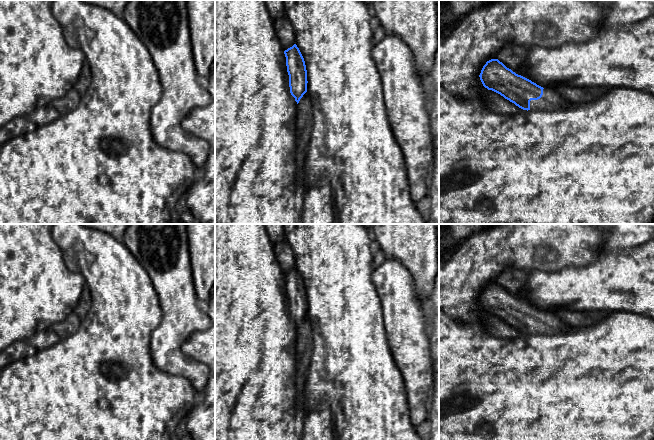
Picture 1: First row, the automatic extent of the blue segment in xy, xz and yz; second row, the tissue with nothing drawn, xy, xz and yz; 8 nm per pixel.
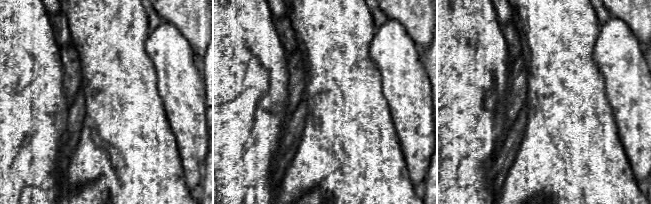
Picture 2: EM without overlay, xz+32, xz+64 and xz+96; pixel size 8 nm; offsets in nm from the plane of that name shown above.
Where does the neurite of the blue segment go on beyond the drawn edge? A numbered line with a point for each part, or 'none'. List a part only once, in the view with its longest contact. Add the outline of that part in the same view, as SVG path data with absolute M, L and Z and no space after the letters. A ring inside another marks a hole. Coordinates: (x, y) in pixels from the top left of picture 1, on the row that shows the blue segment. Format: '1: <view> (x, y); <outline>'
1: yz (551, 100); M544 88L540 99L530 101L530 110L556 110L570 105L572 104L562 98L555 90Z

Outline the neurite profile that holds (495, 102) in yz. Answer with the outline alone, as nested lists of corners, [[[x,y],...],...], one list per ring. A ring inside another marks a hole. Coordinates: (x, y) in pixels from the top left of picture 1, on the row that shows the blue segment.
[[[487,89],[482,91],[480,95],[486,102],[488,108],[497,113],[517,114],[521,111],[521,108],[492,90]]]

